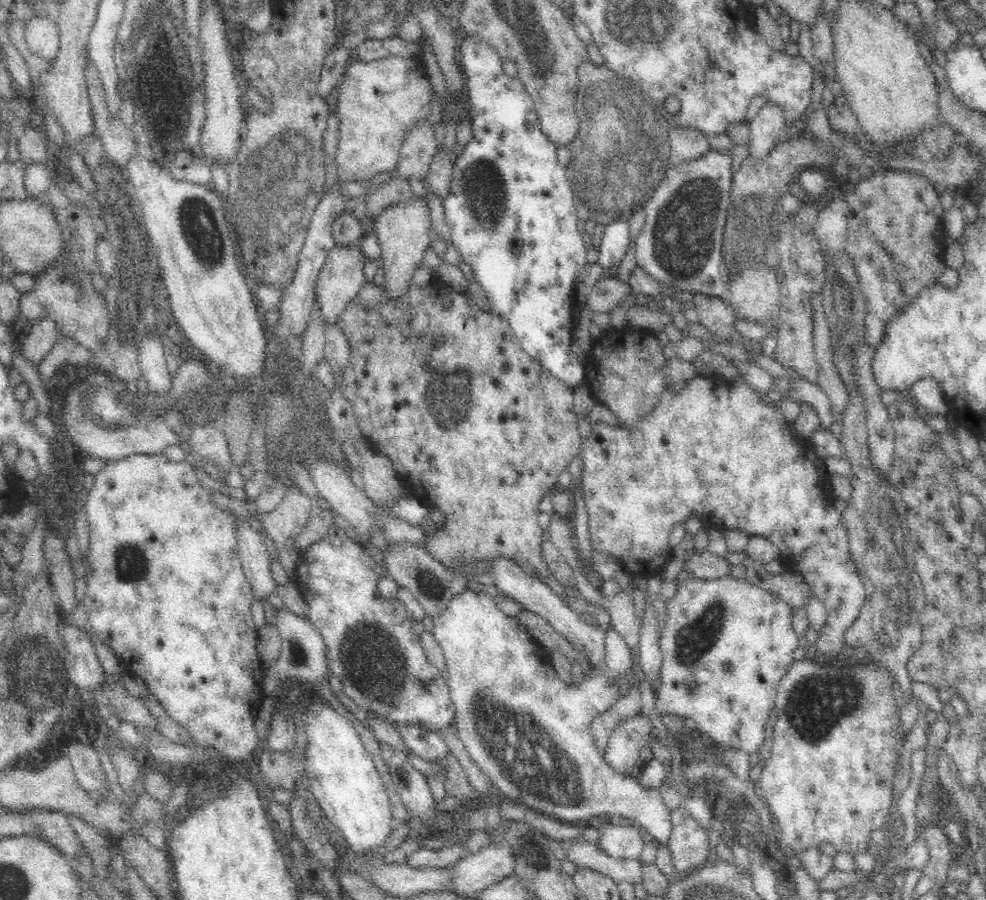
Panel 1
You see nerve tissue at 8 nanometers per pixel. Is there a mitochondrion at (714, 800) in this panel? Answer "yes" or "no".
no

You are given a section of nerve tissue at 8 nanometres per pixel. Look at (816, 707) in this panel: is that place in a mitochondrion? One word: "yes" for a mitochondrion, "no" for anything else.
yes

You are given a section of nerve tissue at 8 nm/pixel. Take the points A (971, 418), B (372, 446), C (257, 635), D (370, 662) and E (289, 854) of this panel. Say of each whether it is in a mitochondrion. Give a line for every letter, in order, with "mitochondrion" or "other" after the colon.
A: other
B: other
C: other
D: mitochondrion
E: other

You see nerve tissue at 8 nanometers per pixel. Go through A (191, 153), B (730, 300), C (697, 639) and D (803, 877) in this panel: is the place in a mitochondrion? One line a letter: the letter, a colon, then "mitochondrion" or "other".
A: other
B: other
C: mitochondrion
D: other

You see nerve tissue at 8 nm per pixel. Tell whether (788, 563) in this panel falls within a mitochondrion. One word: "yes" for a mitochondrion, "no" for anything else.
no

